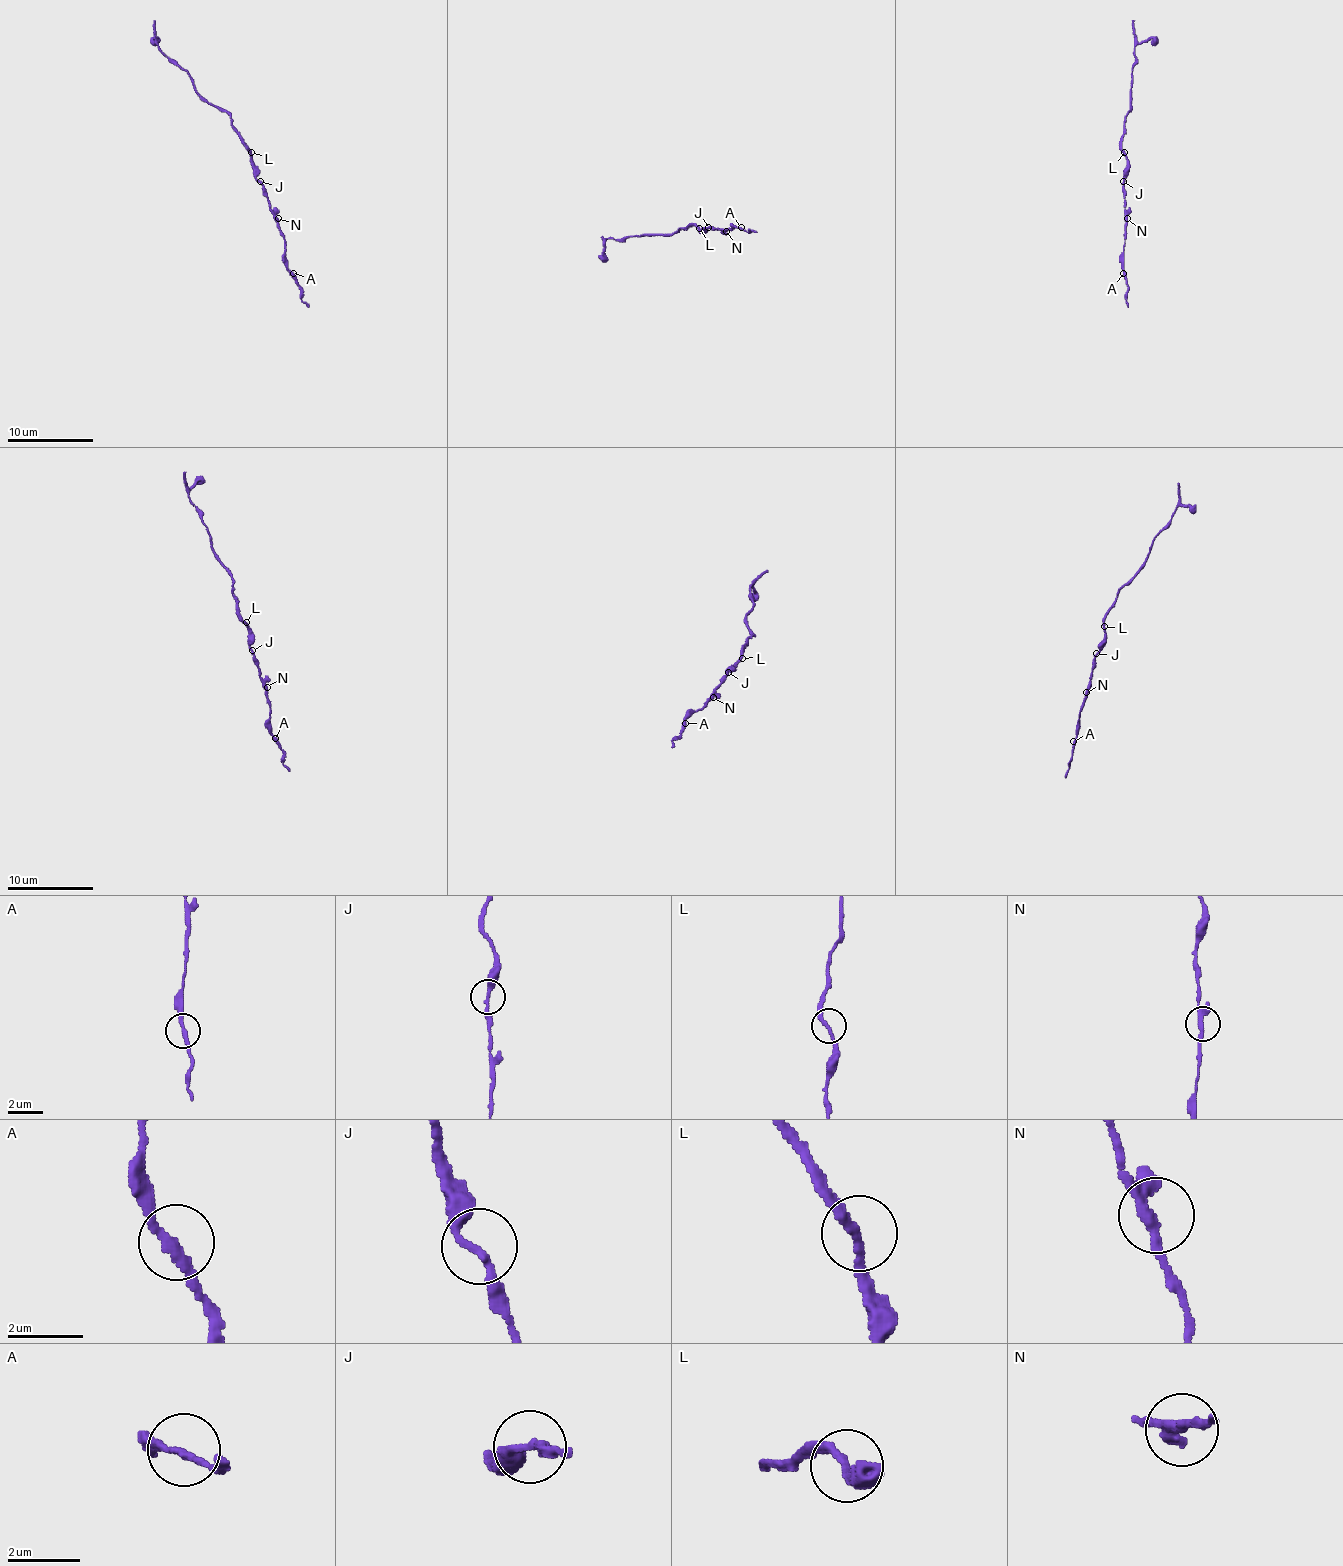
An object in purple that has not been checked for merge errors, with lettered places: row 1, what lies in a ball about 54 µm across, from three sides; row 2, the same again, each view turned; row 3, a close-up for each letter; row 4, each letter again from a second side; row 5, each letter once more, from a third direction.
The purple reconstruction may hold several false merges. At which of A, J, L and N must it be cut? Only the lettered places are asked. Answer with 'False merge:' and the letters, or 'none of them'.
False merge: none of them

